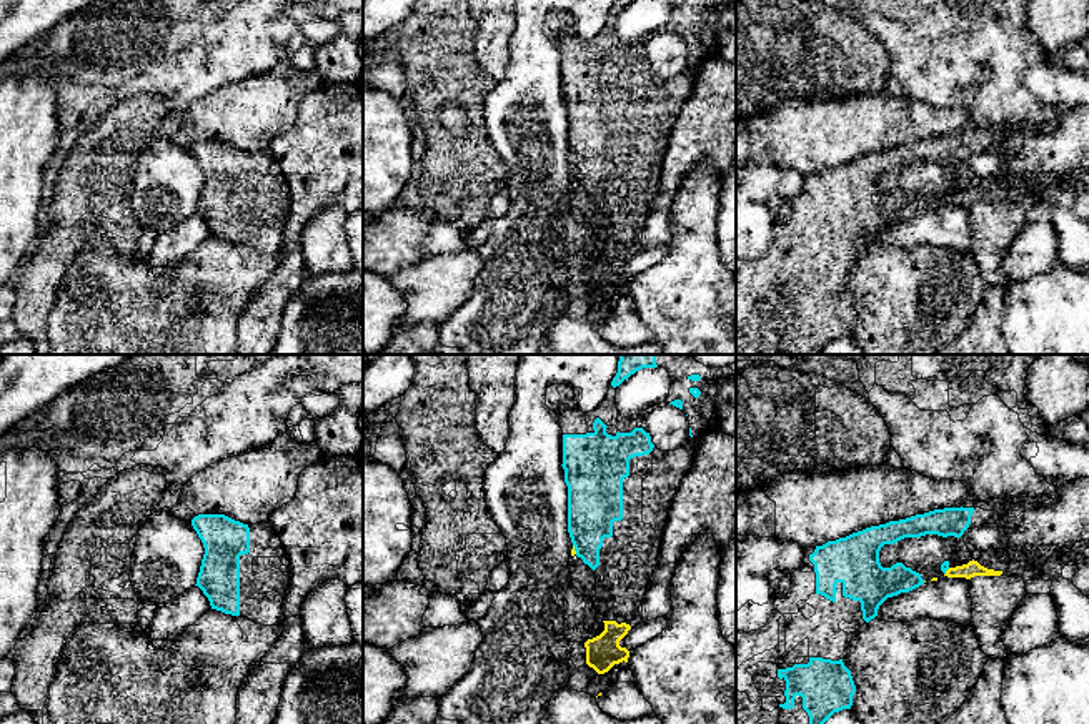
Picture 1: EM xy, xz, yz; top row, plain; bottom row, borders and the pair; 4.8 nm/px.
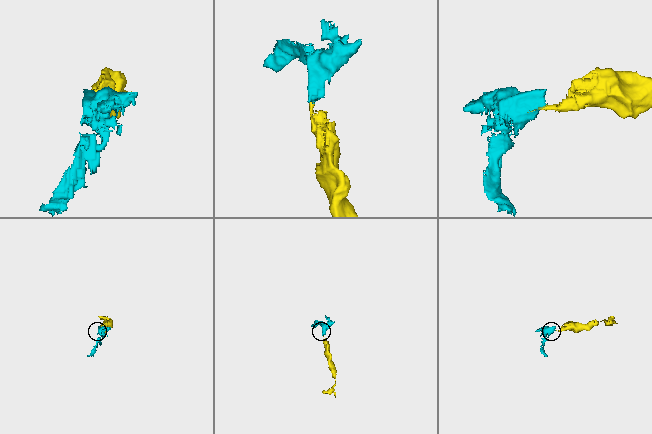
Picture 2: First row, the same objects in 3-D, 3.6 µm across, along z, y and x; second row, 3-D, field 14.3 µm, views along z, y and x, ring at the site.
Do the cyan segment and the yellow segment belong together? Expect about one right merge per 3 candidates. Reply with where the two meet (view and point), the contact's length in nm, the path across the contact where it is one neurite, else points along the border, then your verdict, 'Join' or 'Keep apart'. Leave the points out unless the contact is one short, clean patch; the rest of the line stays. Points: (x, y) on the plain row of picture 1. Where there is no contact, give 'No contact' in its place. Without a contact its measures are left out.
Touches cyan at xz (575, 177). Shared border 50 nm. Path across: xz (595, 130), (586, 165), (575, 177), (573, 178). Join

